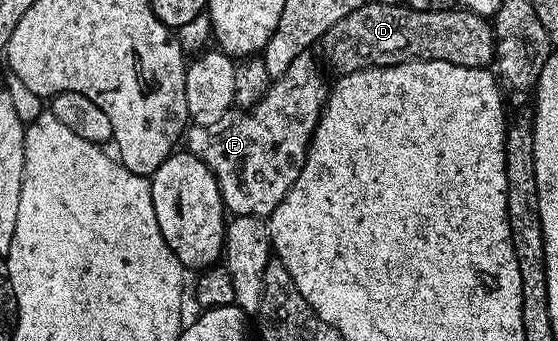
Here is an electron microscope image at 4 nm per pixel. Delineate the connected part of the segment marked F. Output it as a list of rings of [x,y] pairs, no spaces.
[[[310,53],[297,56],[293,64],[261,96],[255,106],[232,108],[221,120],[208,126],[192,125],[185,134],[185,146],[206,164],[217,180],[224,207],[232,215],[270,219],[281,204],[307,159],[311,135],[323,117],[329,82],[323,79]]]

